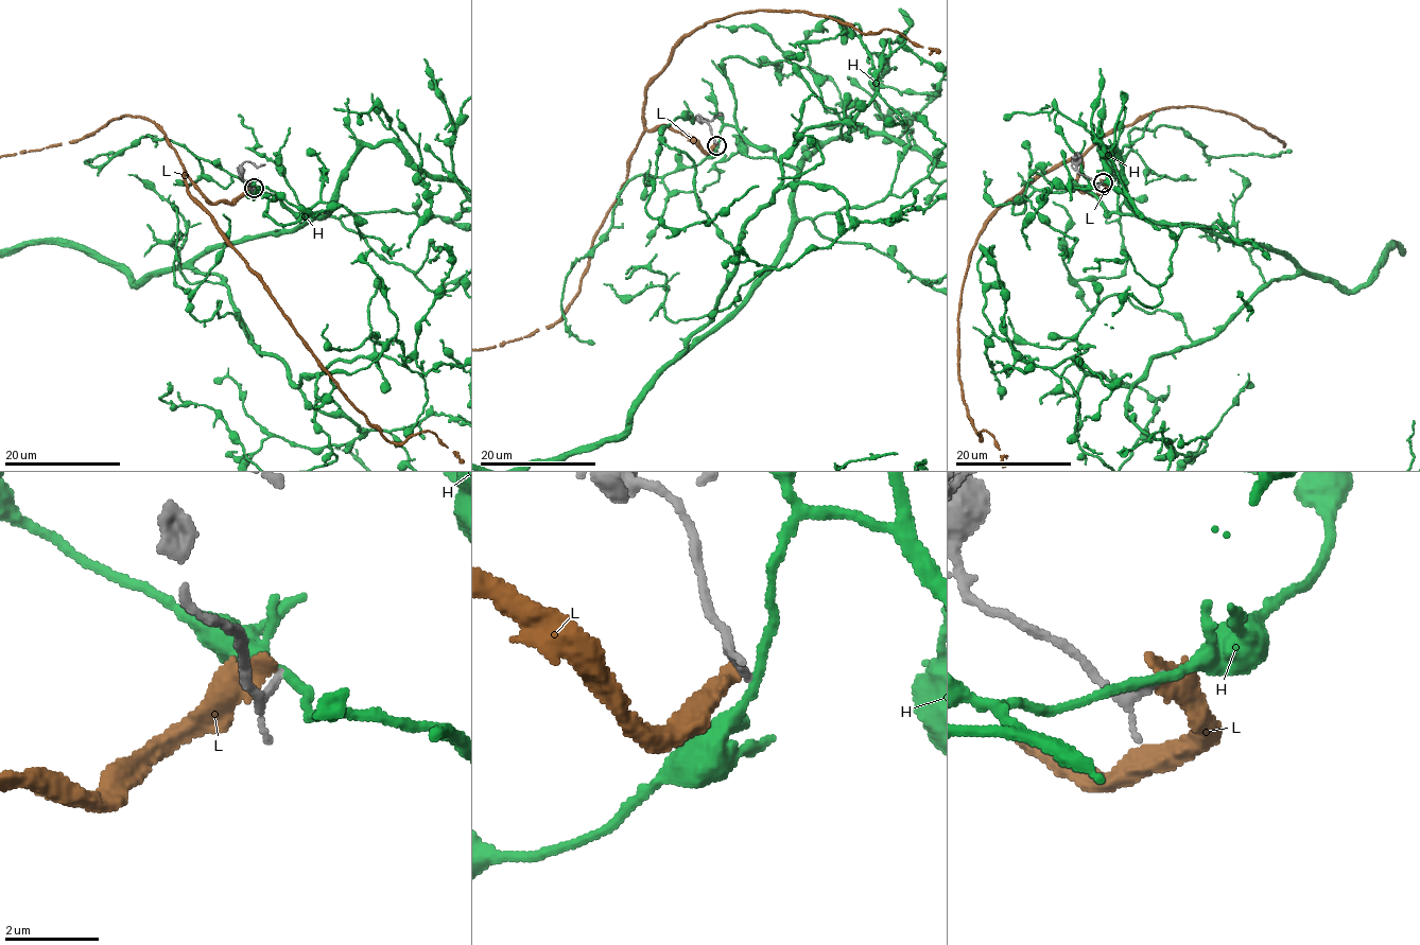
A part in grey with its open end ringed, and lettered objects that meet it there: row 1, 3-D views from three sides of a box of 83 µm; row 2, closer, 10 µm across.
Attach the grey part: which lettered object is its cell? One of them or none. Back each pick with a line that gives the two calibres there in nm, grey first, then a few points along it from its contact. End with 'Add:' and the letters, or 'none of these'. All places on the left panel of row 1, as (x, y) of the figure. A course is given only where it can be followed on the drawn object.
Add: none of these

